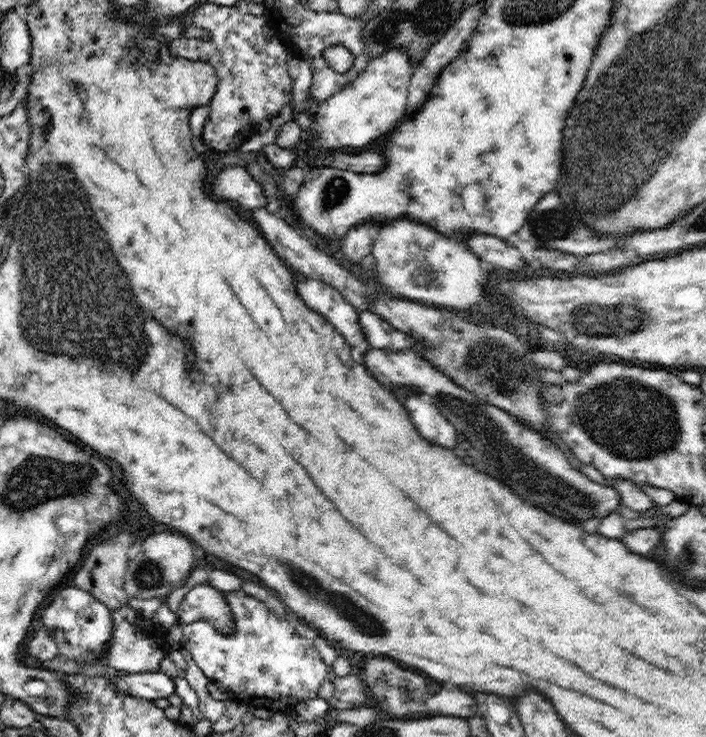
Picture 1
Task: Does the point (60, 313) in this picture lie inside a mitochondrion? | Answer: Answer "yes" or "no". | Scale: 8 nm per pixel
yes

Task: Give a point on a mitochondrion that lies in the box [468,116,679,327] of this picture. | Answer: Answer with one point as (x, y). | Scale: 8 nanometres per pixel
(549, 224)

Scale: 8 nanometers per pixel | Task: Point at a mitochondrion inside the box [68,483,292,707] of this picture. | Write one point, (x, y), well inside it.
(149, 575)

